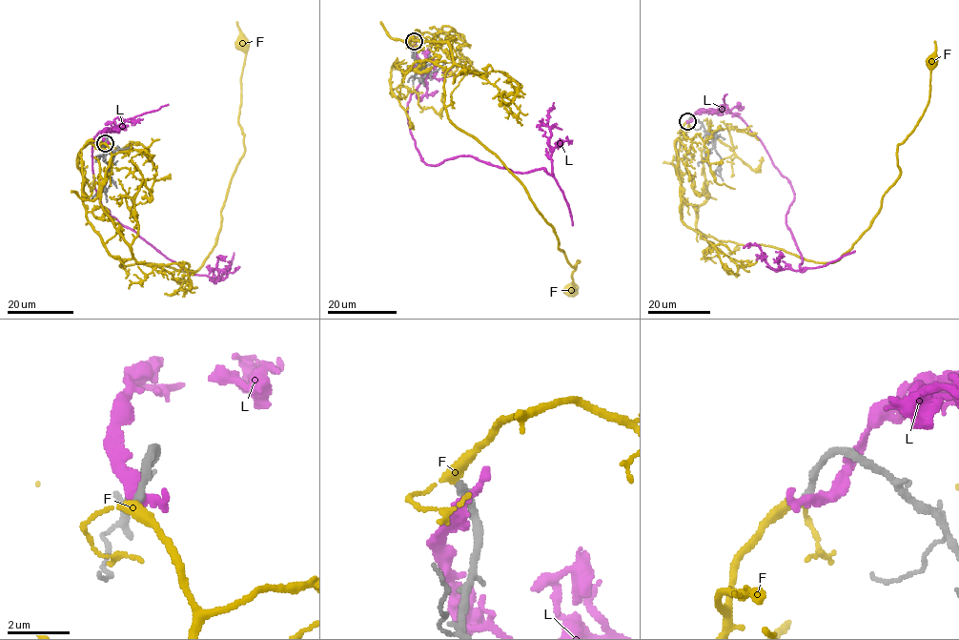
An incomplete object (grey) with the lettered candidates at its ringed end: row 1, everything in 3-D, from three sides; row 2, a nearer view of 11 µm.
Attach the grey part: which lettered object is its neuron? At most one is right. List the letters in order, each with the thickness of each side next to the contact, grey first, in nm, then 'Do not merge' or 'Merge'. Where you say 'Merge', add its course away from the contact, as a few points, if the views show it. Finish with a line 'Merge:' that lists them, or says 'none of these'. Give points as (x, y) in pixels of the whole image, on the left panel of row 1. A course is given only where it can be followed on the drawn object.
F: Thickness 220 nm (grey) against 280 nm. Merge. Its course: (105, 143), (111, 159), (100, 204), (132, 258), (119, 265), (197, 270), (215, 243), (244, 151), (241, 43)
L: Thickness 280 nm (grey) against 320 nm. Do not merge
Merge: F

